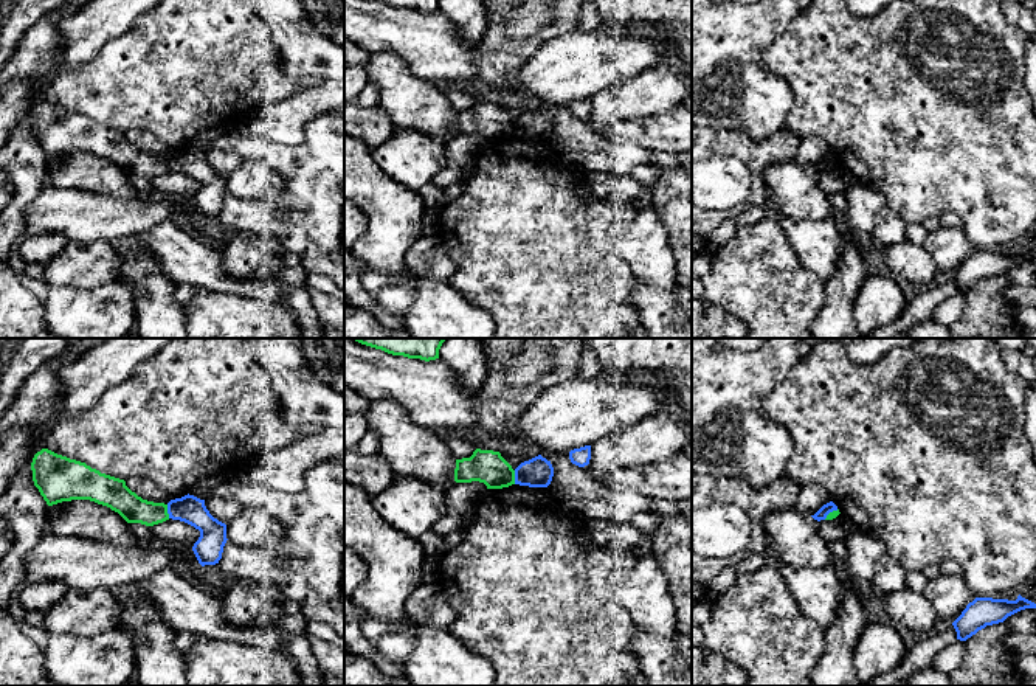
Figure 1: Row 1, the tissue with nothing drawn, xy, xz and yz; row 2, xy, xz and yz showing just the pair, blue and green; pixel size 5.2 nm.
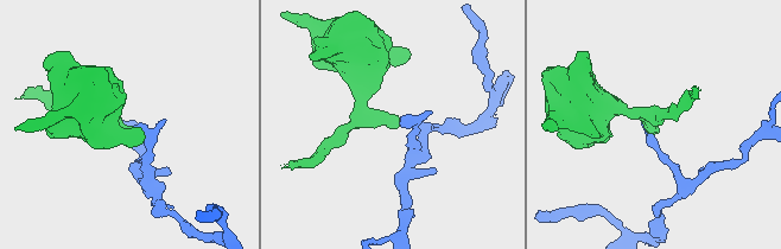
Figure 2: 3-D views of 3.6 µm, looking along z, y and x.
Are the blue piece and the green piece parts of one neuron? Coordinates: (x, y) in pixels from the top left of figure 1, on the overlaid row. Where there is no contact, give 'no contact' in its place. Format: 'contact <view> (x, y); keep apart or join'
contact xy (168, 511); keep apart

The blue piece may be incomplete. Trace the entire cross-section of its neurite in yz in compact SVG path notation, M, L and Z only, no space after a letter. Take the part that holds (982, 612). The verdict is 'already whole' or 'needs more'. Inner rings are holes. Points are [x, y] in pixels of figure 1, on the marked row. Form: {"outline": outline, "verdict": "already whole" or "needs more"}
{"outline": "M1020 594L1016 601L976 598L952 622L957 639L966 641L986 625L1003 622L1008 616L1025 608L1036 608L1036 604Z", "verdict": "already whole"}

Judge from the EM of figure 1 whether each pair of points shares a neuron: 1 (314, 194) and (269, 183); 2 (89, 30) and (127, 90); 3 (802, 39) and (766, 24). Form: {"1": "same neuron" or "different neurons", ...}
{"1": "different neurons", "2": "different neurons", "3": "different neurons"}

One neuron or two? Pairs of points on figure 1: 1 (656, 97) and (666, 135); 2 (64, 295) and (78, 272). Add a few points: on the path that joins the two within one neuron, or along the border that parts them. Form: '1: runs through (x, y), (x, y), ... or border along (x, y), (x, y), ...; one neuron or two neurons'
1: border along (675, 107), (667, 112), (642, 114), (625, 120); two neurons
2: border along (106, 283), (90, 289), (50, 286); two neurons

